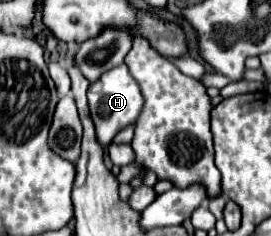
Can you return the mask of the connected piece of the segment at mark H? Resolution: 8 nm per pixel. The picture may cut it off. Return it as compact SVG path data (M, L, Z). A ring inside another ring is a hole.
M119 65L115 69L105 71L95 83L89 85L87 97L89 97L91 117L93 117L93 123L95 123L95 129L97 129L97 139L105 147L113 141L113 137L119 129L135 123L135 119L141 111L141 105L143 105L143 95L139 91L139 85L135 83L135 79L131 79L131 73L127 71L127 65Z

